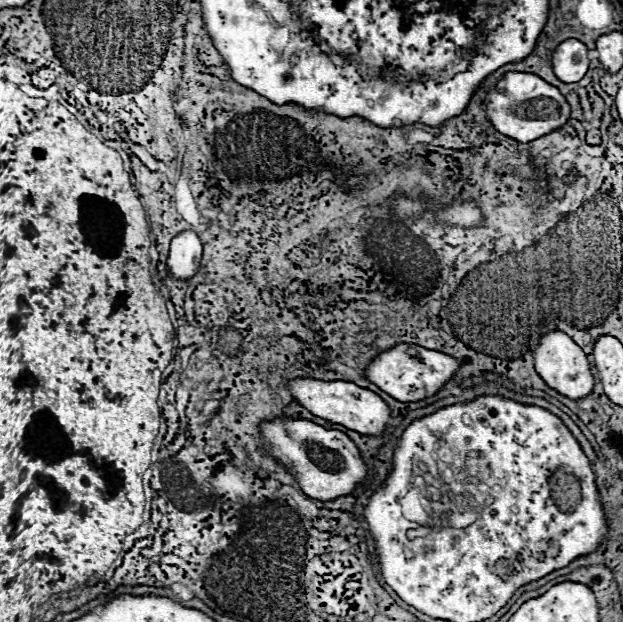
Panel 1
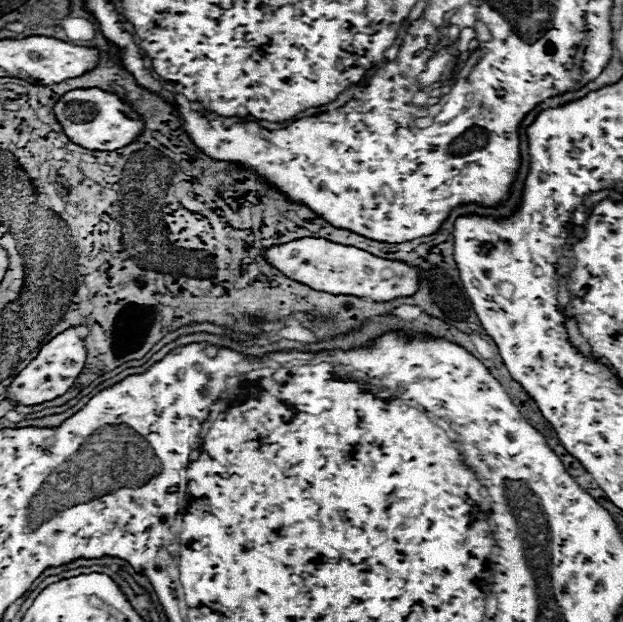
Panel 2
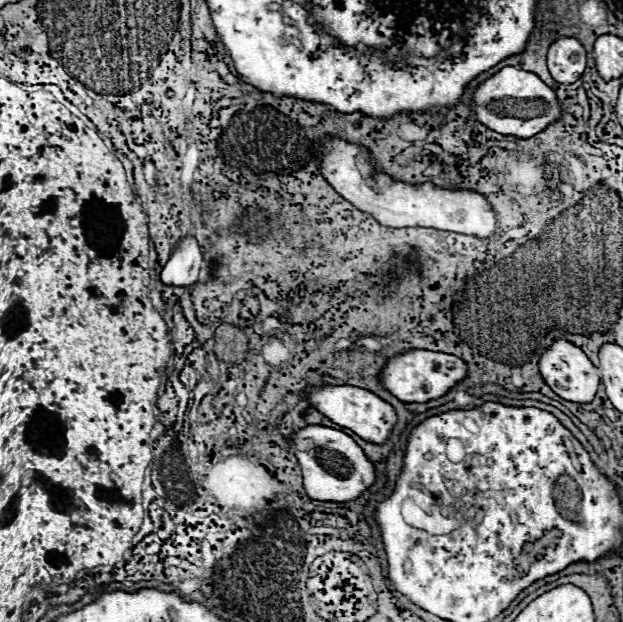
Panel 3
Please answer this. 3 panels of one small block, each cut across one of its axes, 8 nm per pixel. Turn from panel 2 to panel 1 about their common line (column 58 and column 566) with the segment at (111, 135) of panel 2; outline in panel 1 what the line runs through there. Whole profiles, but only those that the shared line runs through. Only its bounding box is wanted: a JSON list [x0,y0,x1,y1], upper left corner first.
[486,72,570,142]

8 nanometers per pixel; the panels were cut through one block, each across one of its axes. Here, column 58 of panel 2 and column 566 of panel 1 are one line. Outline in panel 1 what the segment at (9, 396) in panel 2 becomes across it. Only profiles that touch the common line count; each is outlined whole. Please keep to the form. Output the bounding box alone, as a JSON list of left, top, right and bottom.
[532,332,594,400]

